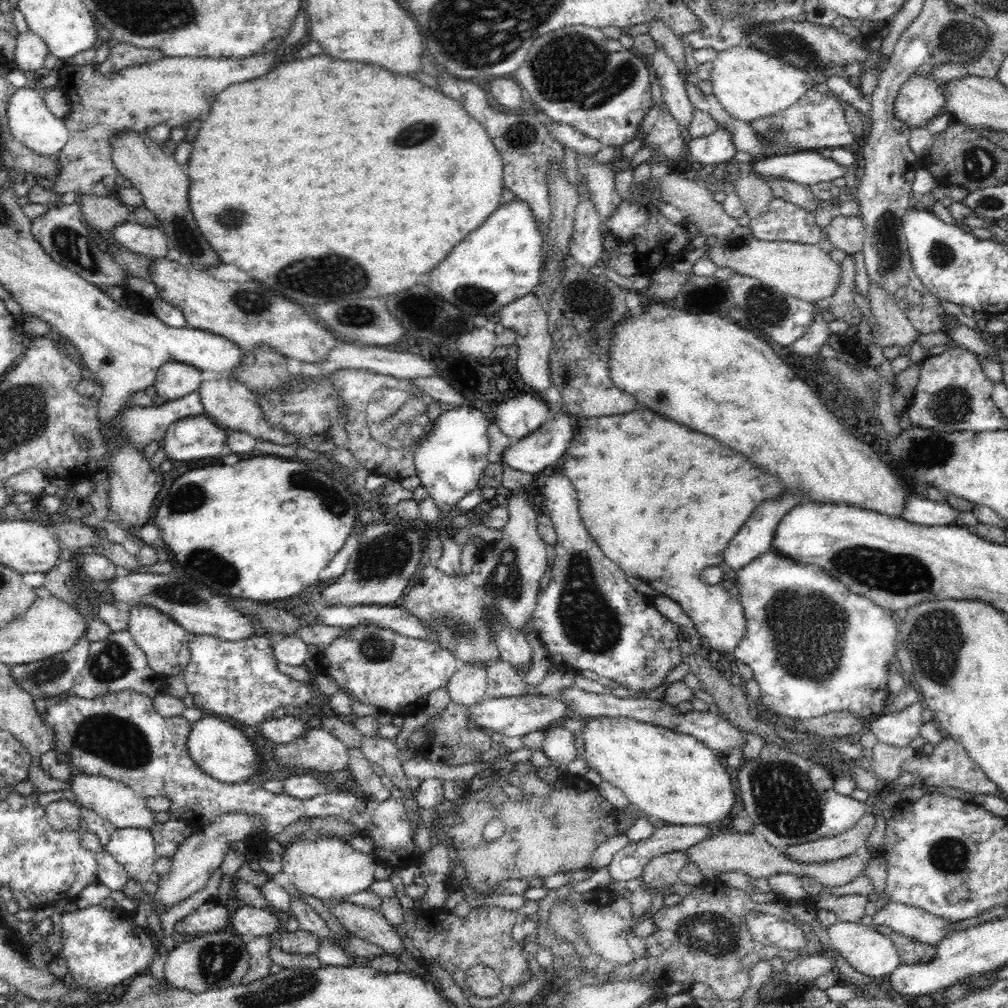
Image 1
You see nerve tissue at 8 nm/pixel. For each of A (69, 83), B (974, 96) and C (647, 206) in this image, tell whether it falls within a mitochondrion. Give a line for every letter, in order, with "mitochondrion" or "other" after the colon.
A: other
B: other
C: other

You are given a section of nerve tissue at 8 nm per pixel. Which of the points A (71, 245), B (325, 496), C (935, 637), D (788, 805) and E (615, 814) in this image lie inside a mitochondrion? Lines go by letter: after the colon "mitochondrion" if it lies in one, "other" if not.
A: mitochondrion
B: mitochondrion
C: mitochondrion
D: mitochondrion
E: other

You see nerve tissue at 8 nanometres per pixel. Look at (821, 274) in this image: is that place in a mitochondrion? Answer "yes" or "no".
no

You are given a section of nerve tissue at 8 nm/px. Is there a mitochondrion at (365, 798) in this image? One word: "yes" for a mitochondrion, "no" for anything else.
no

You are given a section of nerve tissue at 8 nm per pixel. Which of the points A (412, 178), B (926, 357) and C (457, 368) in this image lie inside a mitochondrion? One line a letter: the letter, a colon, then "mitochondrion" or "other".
A: other
B: other
C: other

